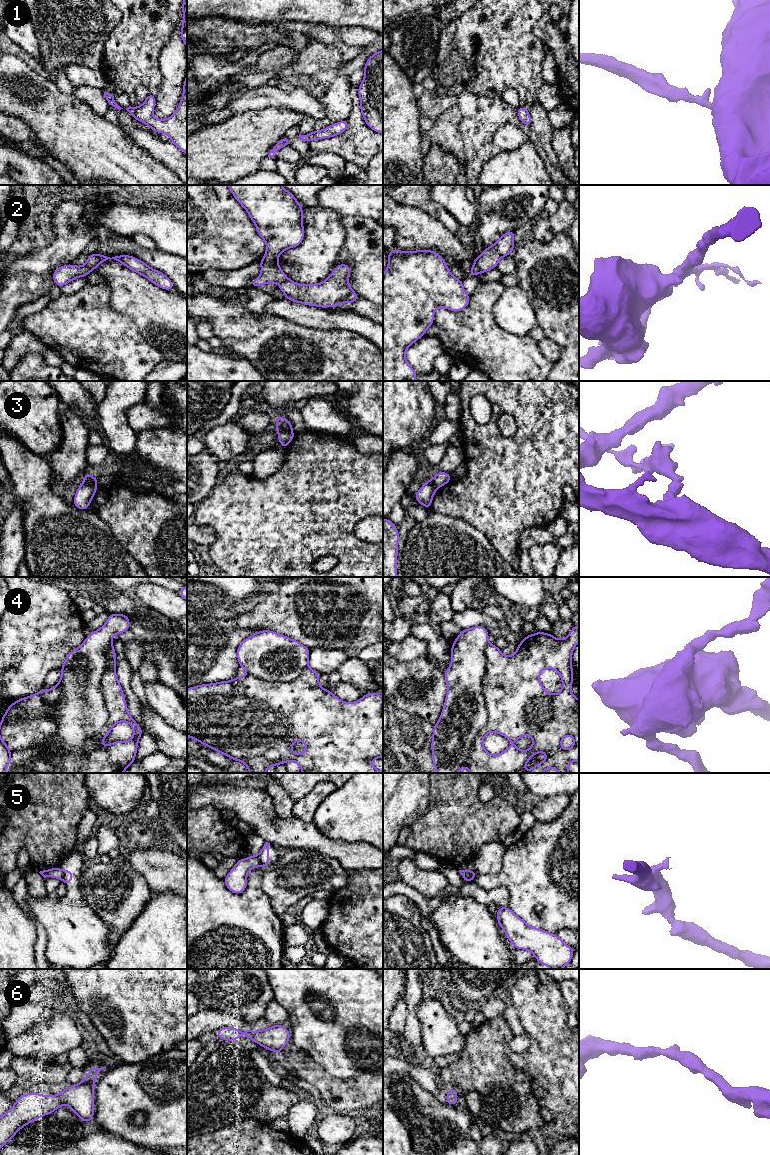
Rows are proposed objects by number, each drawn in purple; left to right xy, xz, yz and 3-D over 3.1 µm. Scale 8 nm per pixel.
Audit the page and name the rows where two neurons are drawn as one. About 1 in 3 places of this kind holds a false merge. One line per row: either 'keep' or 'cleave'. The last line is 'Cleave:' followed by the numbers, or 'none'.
1: keep
2: cleave
3: cleave
4: cleave
5: cleave
6: keep
Cleave: 2, 3, 4, 5

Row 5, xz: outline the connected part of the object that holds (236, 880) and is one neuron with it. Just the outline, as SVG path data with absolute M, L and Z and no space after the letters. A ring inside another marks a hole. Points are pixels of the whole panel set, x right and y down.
M250 855L246 859L239 858L236 865L223 879L225 886L234 894L241 894L247 888L247 873L250 869L261 867L257 856Z

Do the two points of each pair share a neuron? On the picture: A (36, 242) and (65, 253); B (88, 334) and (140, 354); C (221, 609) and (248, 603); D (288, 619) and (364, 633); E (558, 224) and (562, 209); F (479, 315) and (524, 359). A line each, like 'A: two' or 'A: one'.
A: two
B: one
C: one
D: one
E: one
F: one

